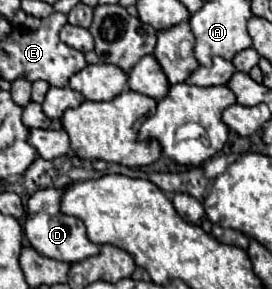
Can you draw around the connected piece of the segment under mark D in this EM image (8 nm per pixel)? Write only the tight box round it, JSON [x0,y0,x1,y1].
[23,185,101,263]

